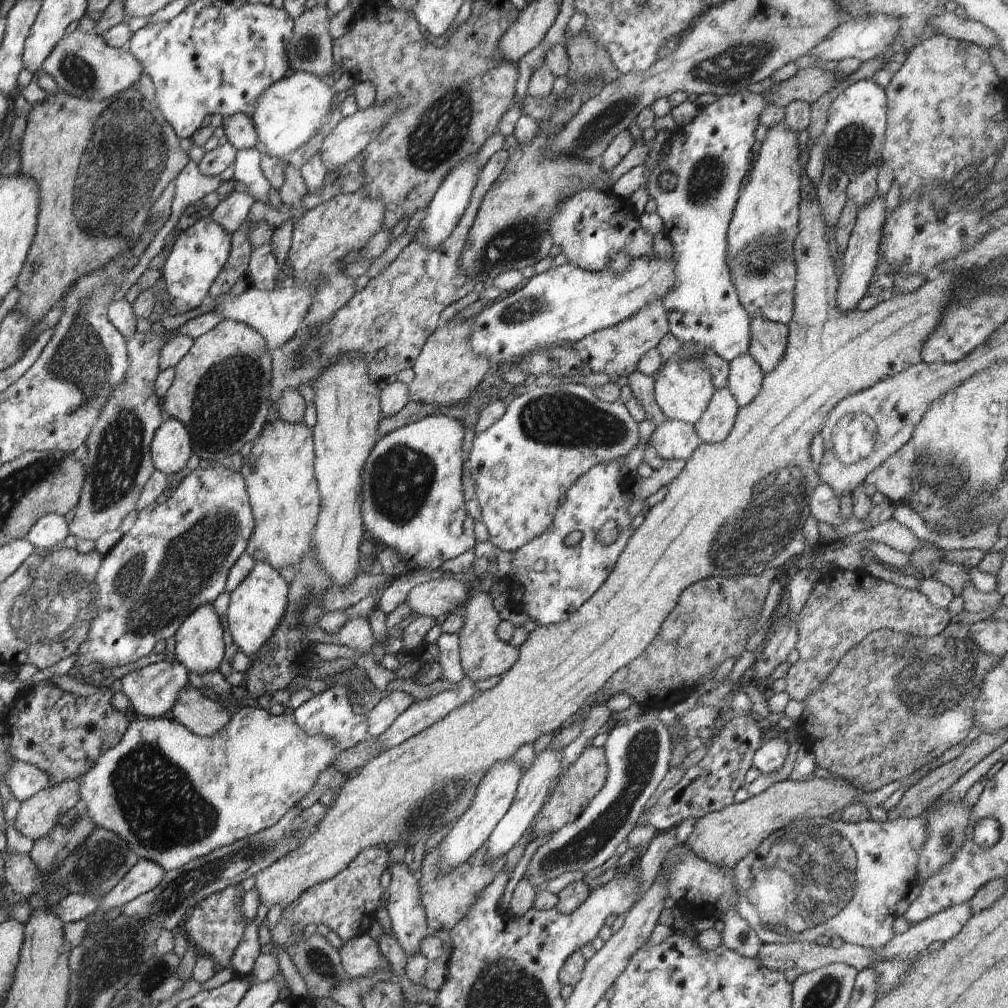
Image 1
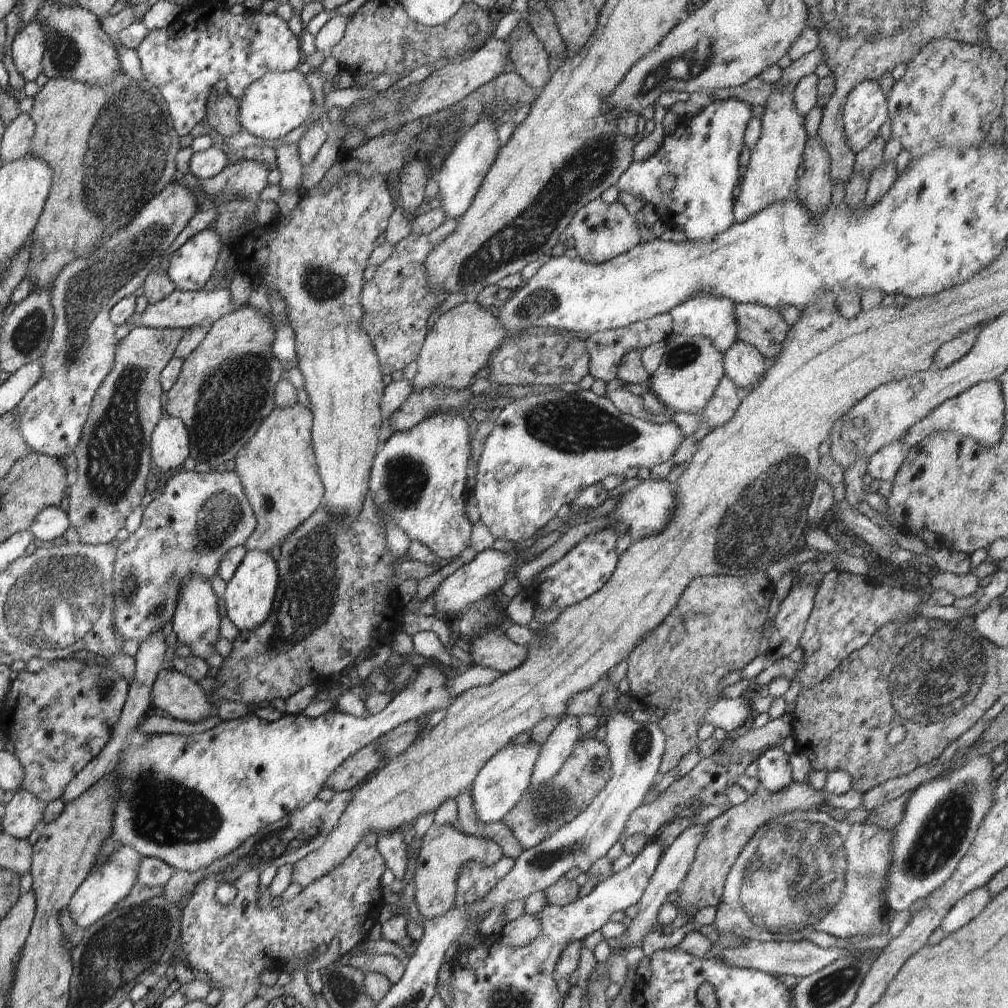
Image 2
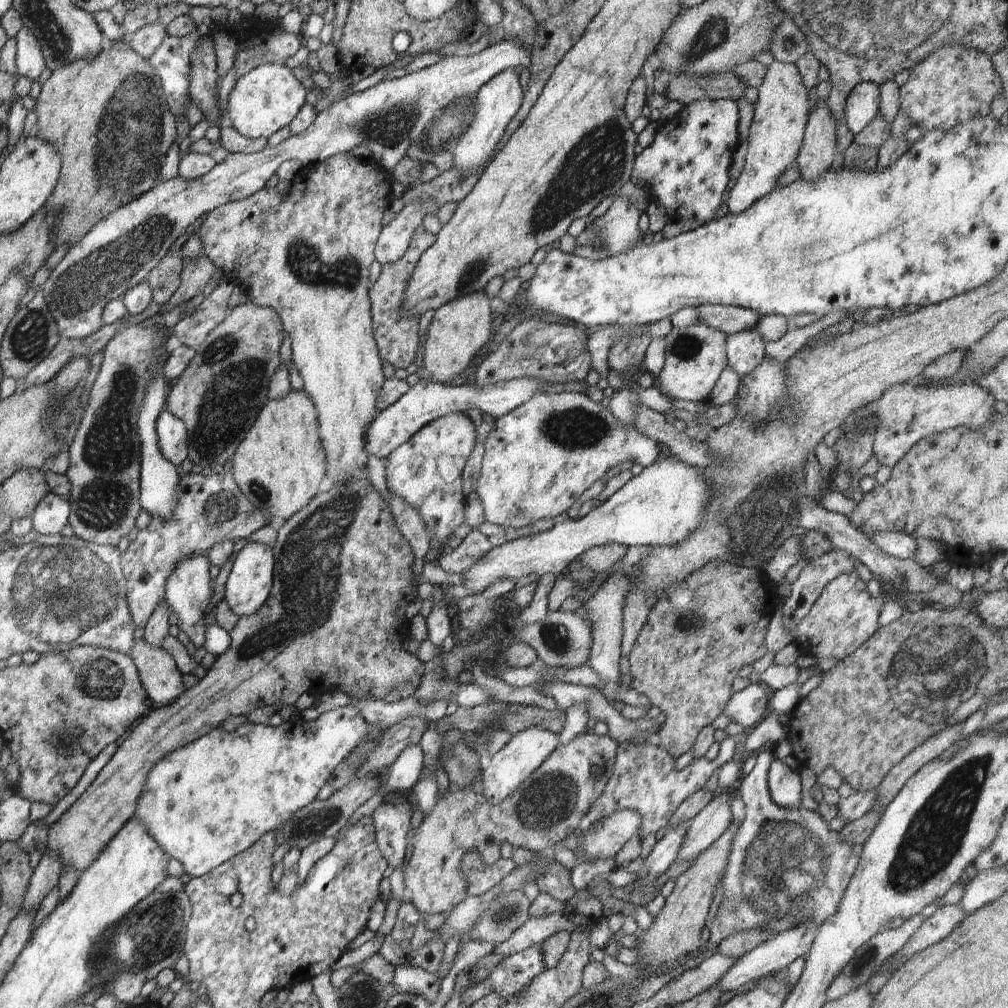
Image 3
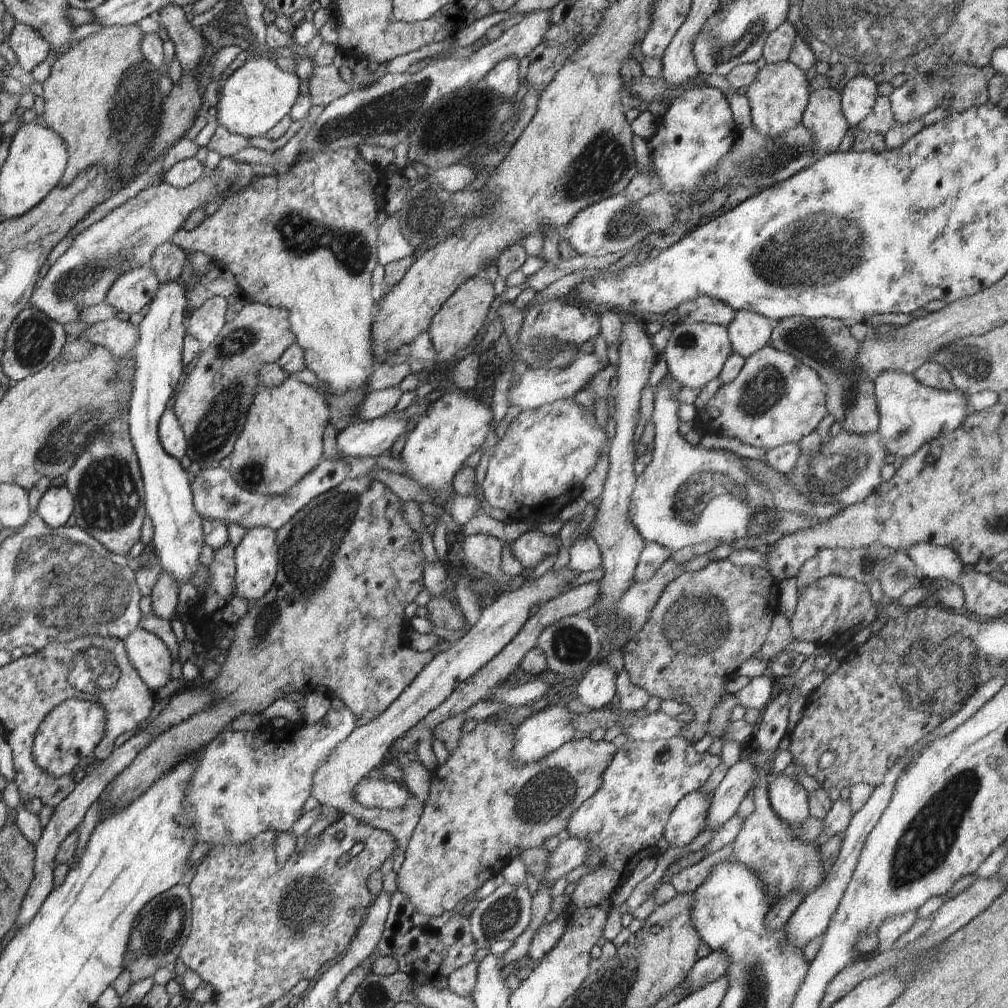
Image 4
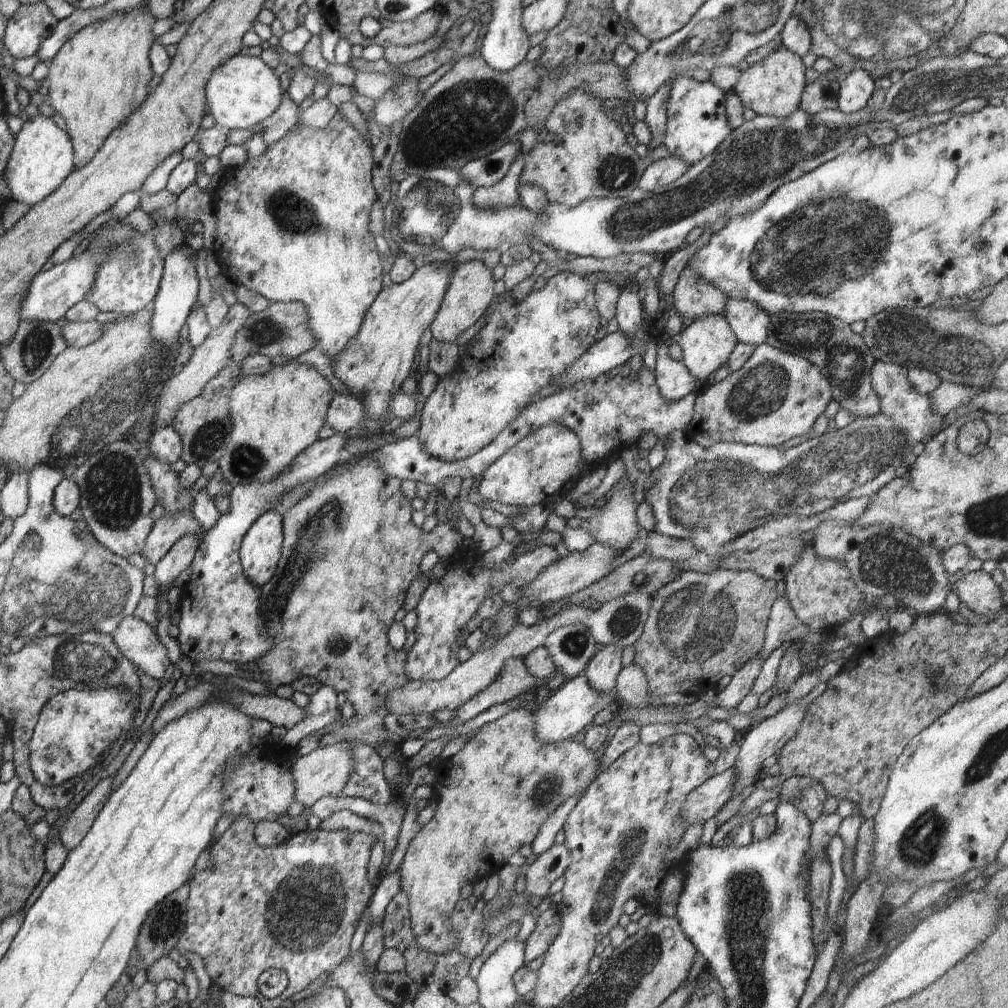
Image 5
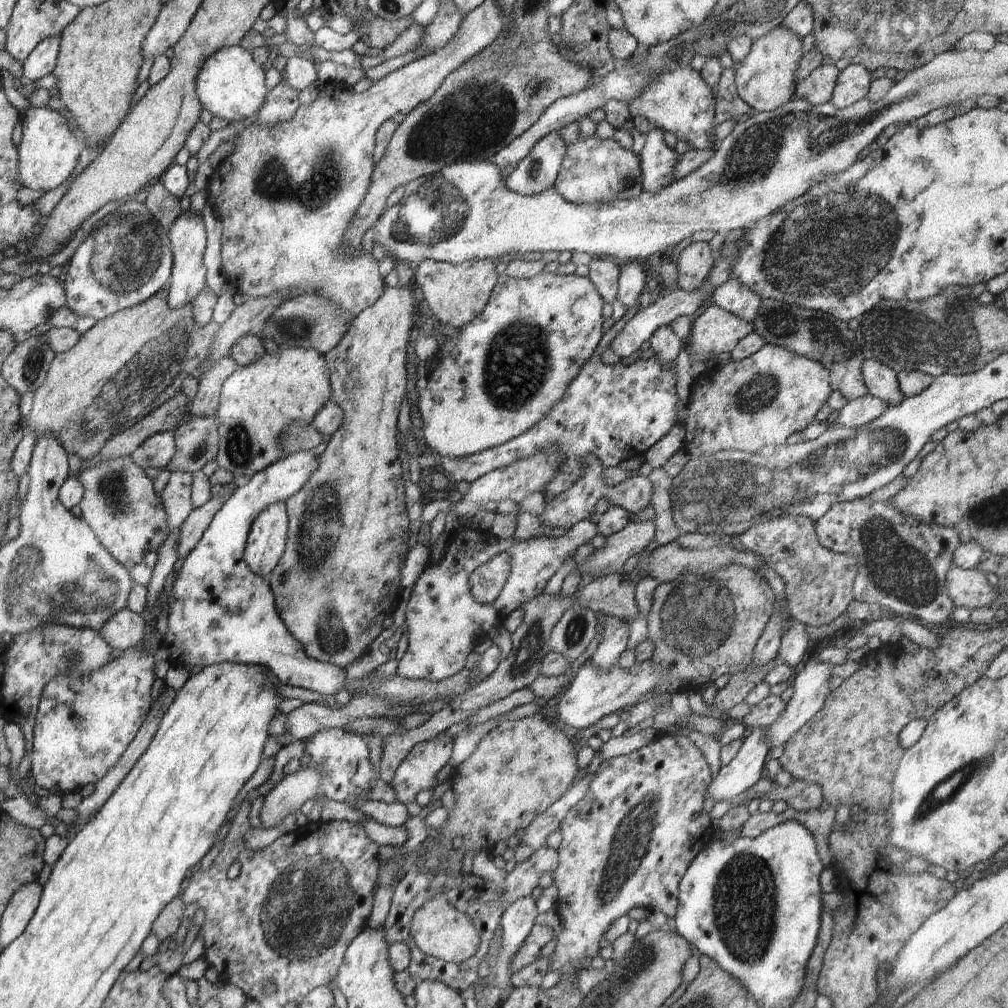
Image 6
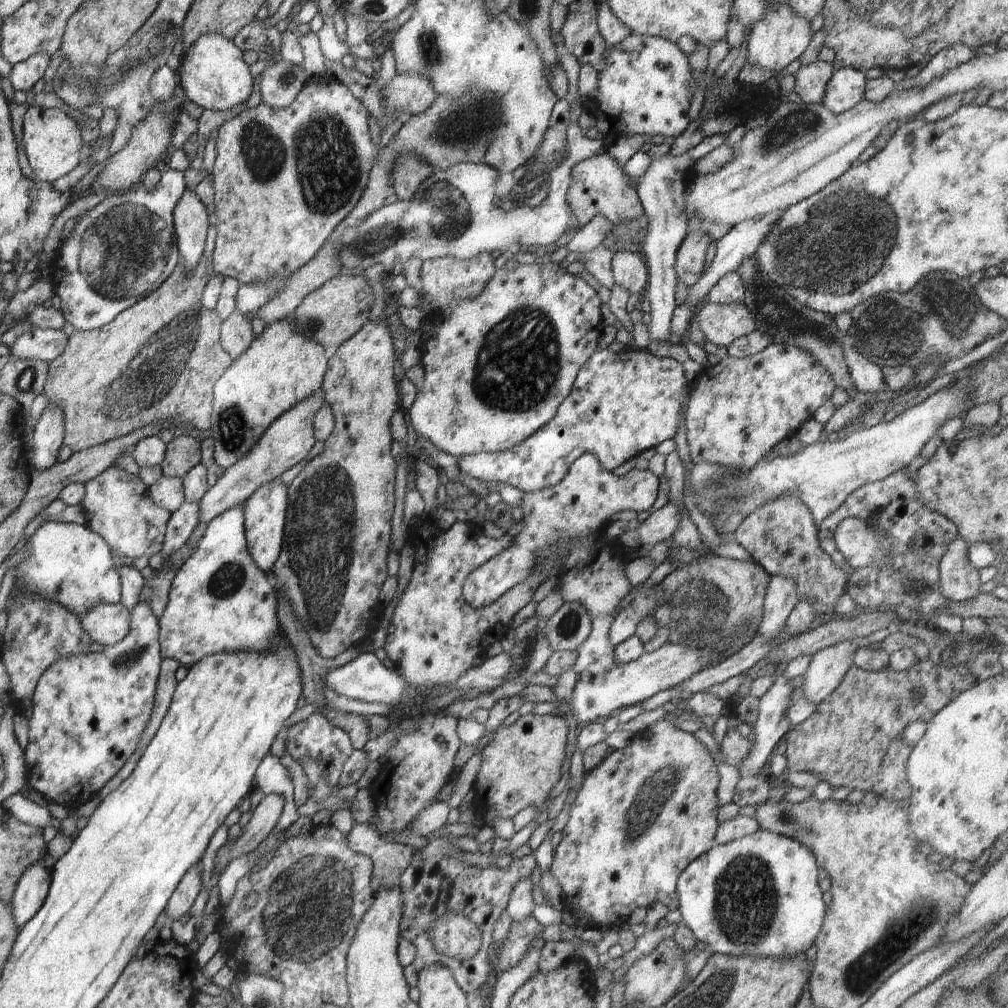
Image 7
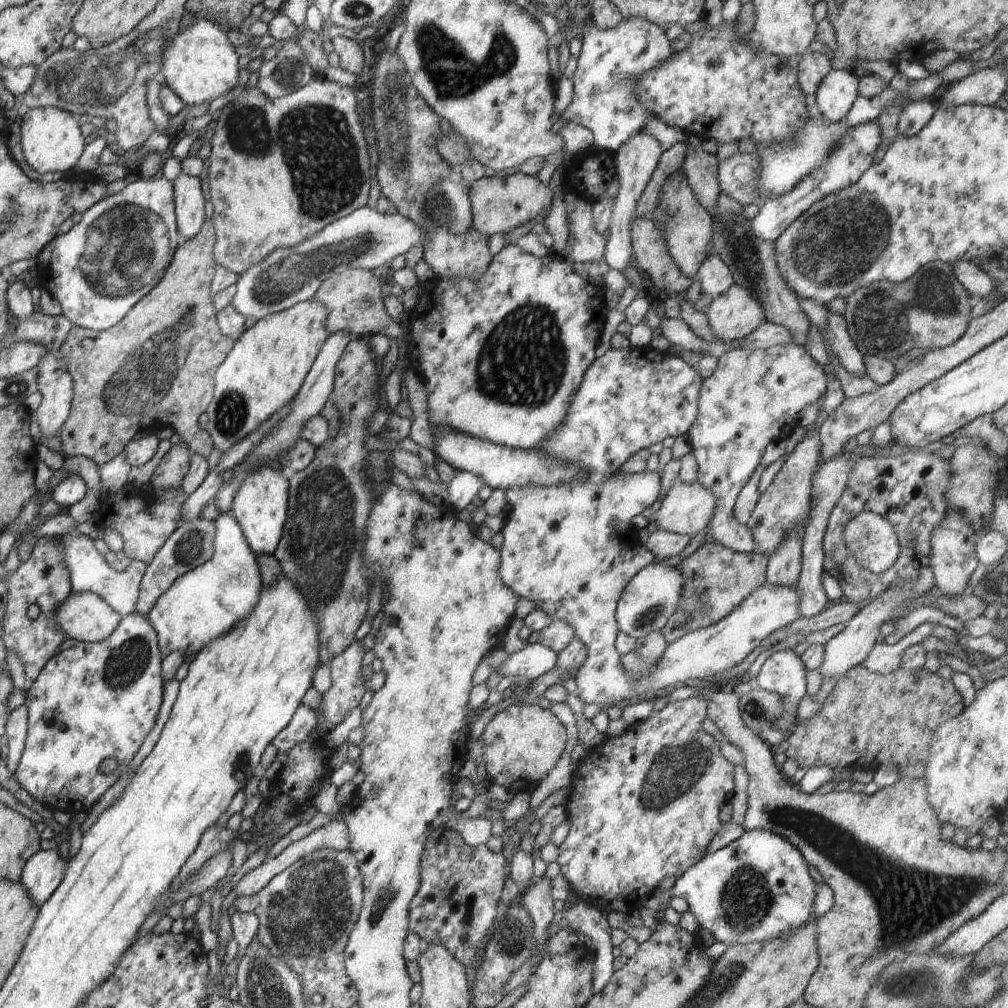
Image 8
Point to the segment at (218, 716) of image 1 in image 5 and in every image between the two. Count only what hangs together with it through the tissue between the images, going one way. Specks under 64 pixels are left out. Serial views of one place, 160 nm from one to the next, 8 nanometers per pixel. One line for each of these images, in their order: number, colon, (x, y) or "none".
2: (175, 693)
3: (160, 677)
4: (152, 659)
5: (135, 639)

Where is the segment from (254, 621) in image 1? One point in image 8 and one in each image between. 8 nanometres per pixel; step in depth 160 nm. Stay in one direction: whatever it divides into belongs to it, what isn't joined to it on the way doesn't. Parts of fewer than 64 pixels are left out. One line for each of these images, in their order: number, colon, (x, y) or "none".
2: (248, 597)
3: (249, 583)
4: (256, 556)
5: (260, 550)
6: (266, 541)
7: (264, 512)
8: (260, 506)

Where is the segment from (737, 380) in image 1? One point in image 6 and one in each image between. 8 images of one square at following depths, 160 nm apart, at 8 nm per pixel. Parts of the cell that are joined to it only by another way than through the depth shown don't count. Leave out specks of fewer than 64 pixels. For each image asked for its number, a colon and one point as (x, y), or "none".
2: (743, 364)
3: (745, 350)
4: (748, 332)
5: (750, 323)
6: (733, 296)

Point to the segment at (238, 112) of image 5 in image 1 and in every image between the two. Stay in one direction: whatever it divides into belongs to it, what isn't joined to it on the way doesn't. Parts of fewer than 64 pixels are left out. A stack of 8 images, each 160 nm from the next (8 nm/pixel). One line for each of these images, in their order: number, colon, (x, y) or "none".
1: (288, 113)
2: (271, 107)
3: (267, 98)
4: (257, 95)

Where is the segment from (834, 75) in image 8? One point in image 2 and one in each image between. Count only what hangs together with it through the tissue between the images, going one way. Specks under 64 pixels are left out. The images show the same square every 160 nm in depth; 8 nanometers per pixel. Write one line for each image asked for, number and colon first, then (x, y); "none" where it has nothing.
2: (865, 111)
3: (862, 105)
4: (858, 95)
5: (855, 90)
6: (853, 83)
7: (846, 89)

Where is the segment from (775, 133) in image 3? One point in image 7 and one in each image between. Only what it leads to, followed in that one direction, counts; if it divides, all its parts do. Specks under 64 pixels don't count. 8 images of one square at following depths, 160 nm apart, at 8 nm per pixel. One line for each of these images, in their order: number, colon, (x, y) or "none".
4: (778, 95)
5: (772, 87)
6: (765, 80)
7: (774, 42)

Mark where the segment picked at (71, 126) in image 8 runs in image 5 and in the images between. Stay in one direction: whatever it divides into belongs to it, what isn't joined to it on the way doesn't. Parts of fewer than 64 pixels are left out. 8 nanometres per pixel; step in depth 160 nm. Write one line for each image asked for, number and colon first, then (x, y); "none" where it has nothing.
5: (42, 157)
6: (48, 153)
7: (53, 142)

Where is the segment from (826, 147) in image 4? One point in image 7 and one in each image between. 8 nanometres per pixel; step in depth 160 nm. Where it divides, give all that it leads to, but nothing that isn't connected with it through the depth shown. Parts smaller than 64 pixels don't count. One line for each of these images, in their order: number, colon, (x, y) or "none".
5: (822, 93)
6: (816, 89)
7: (811, 80)

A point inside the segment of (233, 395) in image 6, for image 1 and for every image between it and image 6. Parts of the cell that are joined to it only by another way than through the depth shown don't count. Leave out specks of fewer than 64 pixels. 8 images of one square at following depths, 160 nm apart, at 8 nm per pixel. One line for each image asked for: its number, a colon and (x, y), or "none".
1: (279, 475)
2: (277, 467)
3: (278, 466)
4: (282, 440)
5: (275, 416)

